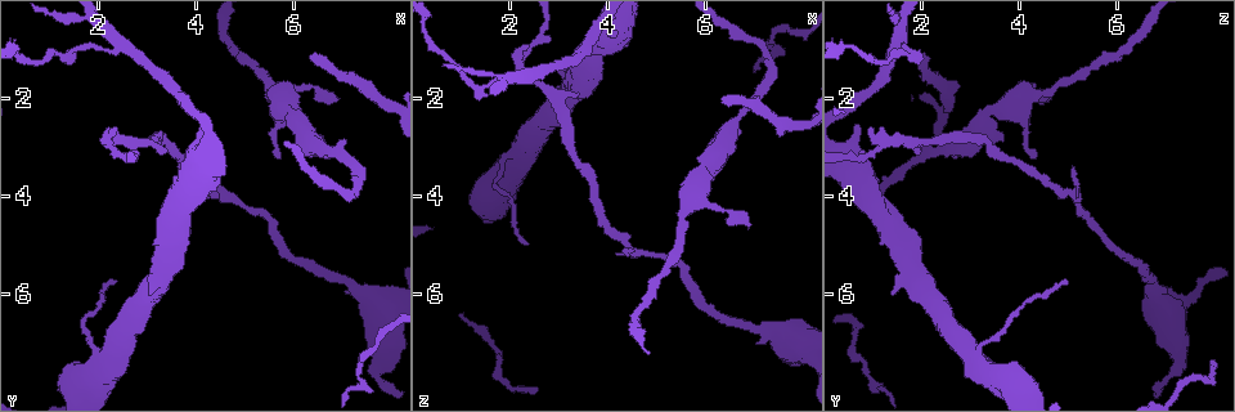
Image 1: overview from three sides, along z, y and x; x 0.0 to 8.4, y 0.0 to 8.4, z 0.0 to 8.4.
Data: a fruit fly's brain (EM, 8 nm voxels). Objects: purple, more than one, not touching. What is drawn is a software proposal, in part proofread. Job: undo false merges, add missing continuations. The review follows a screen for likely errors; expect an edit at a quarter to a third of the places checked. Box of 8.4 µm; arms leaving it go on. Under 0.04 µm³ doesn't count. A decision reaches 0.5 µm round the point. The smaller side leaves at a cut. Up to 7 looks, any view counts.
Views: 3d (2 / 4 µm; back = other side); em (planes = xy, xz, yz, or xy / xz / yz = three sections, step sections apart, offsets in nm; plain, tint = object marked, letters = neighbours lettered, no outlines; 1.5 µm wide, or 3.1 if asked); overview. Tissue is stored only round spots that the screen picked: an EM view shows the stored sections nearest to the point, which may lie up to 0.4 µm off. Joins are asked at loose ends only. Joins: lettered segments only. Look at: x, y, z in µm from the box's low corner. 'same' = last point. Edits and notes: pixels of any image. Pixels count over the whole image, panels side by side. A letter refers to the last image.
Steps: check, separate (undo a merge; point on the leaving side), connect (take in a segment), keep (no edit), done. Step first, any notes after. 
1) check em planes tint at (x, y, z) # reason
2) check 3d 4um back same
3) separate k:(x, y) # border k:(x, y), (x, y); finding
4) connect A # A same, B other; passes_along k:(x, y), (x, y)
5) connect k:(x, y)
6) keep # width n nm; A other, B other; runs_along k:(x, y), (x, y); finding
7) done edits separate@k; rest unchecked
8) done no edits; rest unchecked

check em planes letters at (4.20, 2.55, 0.65)

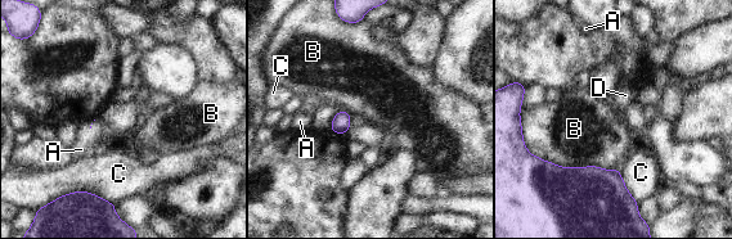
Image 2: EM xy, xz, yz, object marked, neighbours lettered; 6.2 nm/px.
keep # longest_contact B 460 nm; A other, B other, C other, D other; none of them fits

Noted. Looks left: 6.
check 3d 4um at (2.40, 0.85, 1.50) # thick turns thin

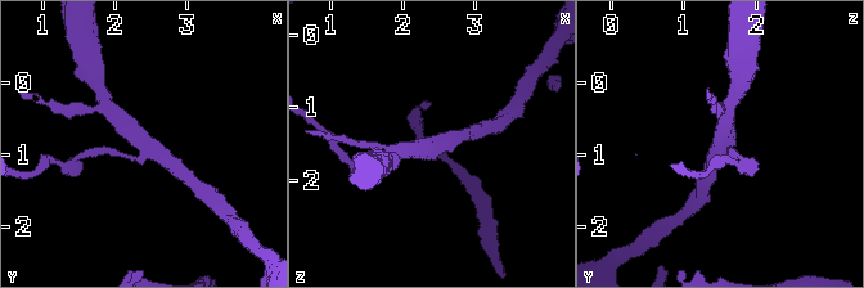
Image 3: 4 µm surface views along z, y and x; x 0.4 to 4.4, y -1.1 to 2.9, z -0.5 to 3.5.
check em planes letters at (2.40, 0.85, 1.50) # arms 3; shape alone is not enough

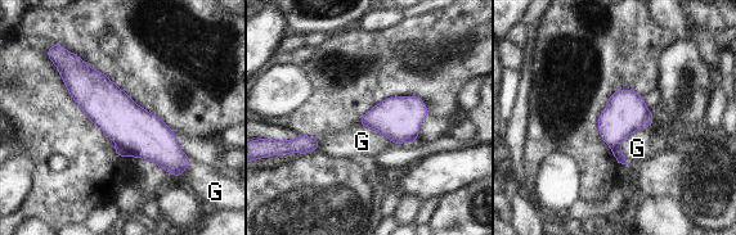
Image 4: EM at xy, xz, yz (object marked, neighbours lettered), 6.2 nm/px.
separate 4:(119, 150) # width 200 nm; G other; a second neuron is stuck on

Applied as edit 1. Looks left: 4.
check em planes letters at (2.35, 2.60, 0.95) # free end

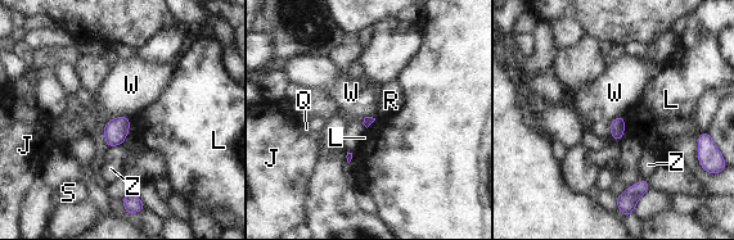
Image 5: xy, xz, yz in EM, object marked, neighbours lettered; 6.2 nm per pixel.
keep # longest_contact W 160 nm; J other, L other, Q other, R other, S other, W other, Z other; border 5:(622, 114), (611, 122), (609, 135); none of them fits

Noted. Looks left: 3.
done edits separate@4; rest unchecked

